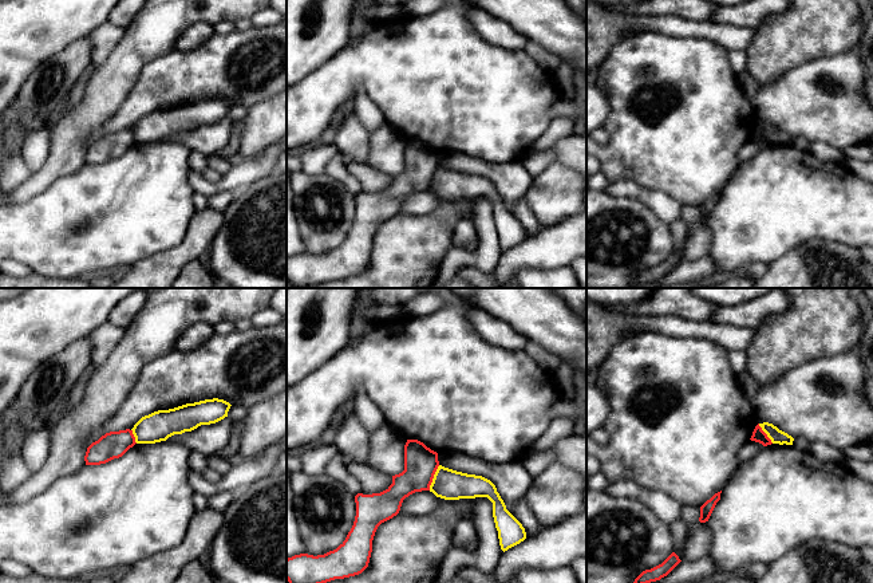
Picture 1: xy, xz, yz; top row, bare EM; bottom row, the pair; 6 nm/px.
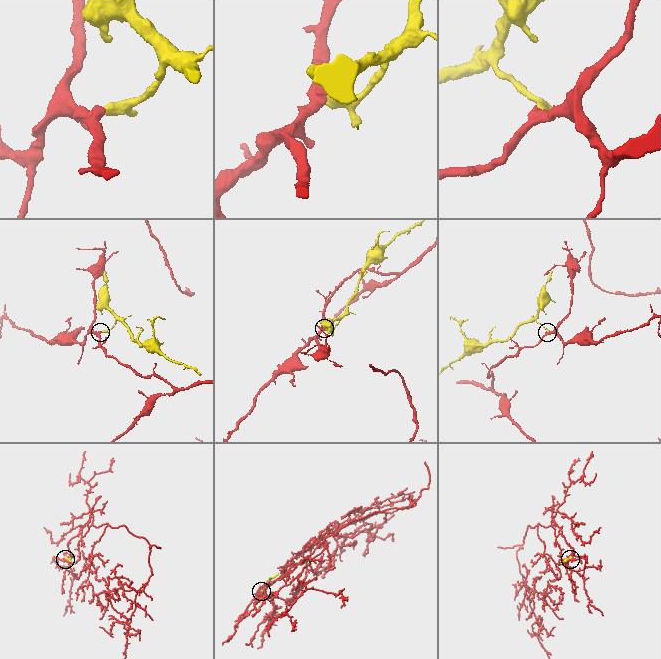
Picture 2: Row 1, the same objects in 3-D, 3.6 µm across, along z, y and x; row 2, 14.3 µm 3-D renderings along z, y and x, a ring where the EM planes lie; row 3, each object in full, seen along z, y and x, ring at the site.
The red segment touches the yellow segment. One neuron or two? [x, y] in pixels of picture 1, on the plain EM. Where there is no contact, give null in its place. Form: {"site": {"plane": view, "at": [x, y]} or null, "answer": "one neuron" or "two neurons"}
{"site": {"plane": "xz", "at": [433, 177]}, "answer": "two neurons"}

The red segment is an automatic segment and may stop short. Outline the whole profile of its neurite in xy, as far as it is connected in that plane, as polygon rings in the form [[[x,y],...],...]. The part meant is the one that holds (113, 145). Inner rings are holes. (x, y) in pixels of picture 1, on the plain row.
[[[130,129],[106,133],[87,147],[86,165],[100,165],[119,158],[135,143],[135,137]]]

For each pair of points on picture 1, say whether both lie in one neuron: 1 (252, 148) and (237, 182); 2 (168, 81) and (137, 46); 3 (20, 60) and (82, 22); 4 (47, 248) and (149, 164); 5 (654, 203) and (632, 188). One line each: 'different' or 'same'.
1: different
2: different
3: same
4: same
5: same

